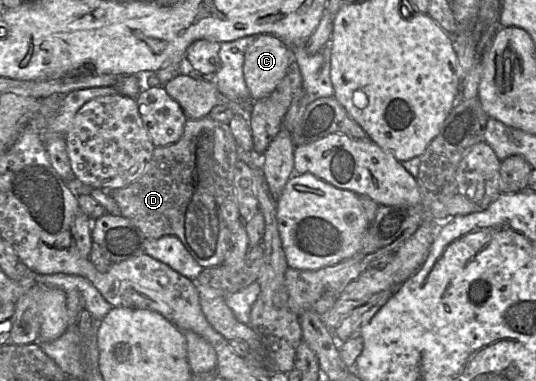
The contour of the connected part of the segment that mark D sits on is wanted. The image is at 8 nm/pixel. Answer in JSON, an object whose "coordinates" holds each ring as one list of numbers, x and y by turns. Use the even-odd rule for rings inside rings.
{"coordinates":[[209,116,199,120,188,119,182,137,176,143,156,147,142,176,125,187,113,189,111,195,121,216,132,221,147,239,176,236,203,268,221,266,231,248,232,236,244,224,234,189,238,161,238,146,229,124,215,121]]}

